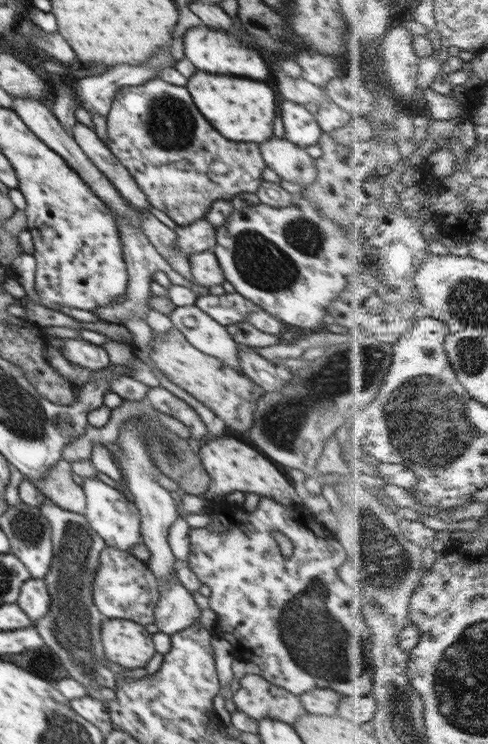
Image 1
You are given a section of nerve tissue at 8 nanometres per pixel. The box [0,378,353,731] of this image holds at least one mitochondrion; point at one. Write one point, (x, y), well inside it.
(71, 621)

